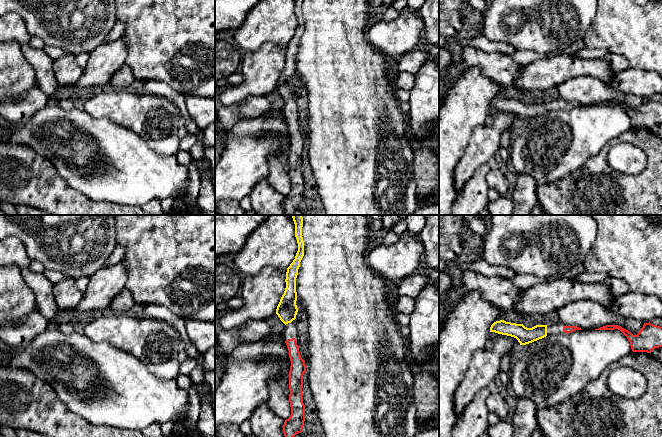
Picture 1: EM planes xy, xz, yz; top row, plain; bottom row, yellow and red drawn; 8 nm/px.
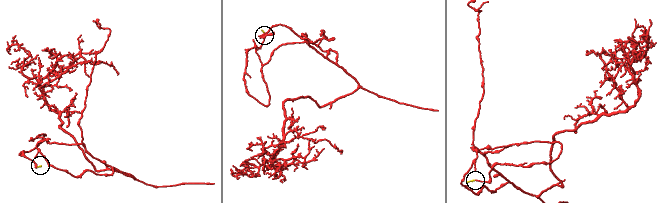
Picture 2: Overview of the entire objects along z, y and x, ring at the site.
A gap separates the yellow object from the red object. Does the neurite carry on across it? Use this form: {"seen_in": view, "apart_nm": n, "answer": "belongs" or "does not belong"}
{"seen_in": "xz", "apart_nm": 120, "answer": "belongs"}

